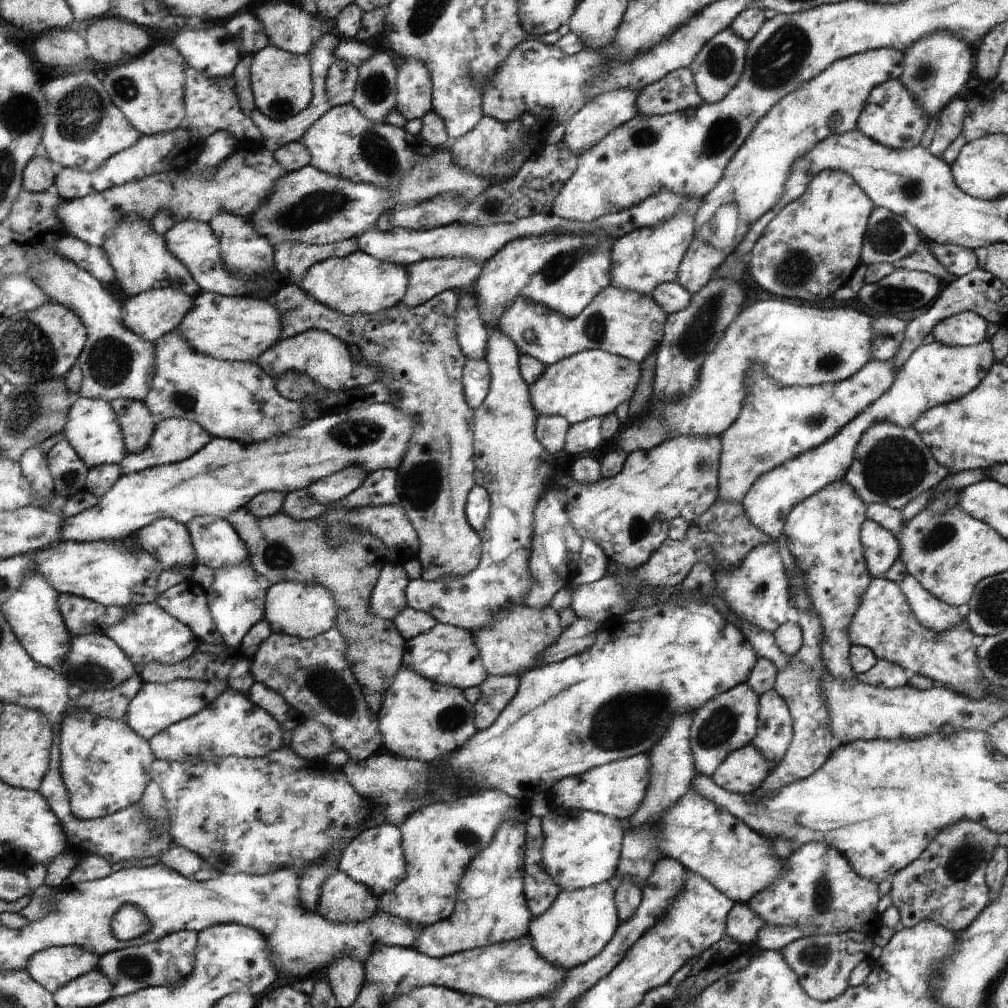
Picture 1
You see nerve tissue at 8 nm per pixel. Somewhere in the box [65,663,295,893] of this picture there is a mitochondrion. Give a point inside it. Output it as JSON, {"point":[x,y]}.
{"point":[232,856]}

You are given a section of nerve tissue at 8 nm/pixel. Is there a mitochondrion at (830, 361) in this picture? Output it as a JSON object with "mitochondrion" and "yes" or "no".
{"mitochondrion":"yes"}

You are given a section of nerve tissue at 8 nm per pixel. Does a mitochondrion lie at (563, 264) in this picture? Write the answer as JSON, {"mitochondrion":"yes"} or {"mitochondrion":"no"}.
{"mitochondrion":"yes"}

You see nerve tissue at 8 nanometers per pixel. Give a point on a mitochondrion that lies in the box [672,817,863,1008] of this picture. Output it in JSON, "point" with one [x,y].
{"point":[814,955]}

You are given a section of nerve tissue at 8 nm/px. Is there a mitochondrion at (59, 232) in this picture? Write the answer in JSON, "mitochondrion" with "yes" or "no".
{"mitochondrion":"no"}

